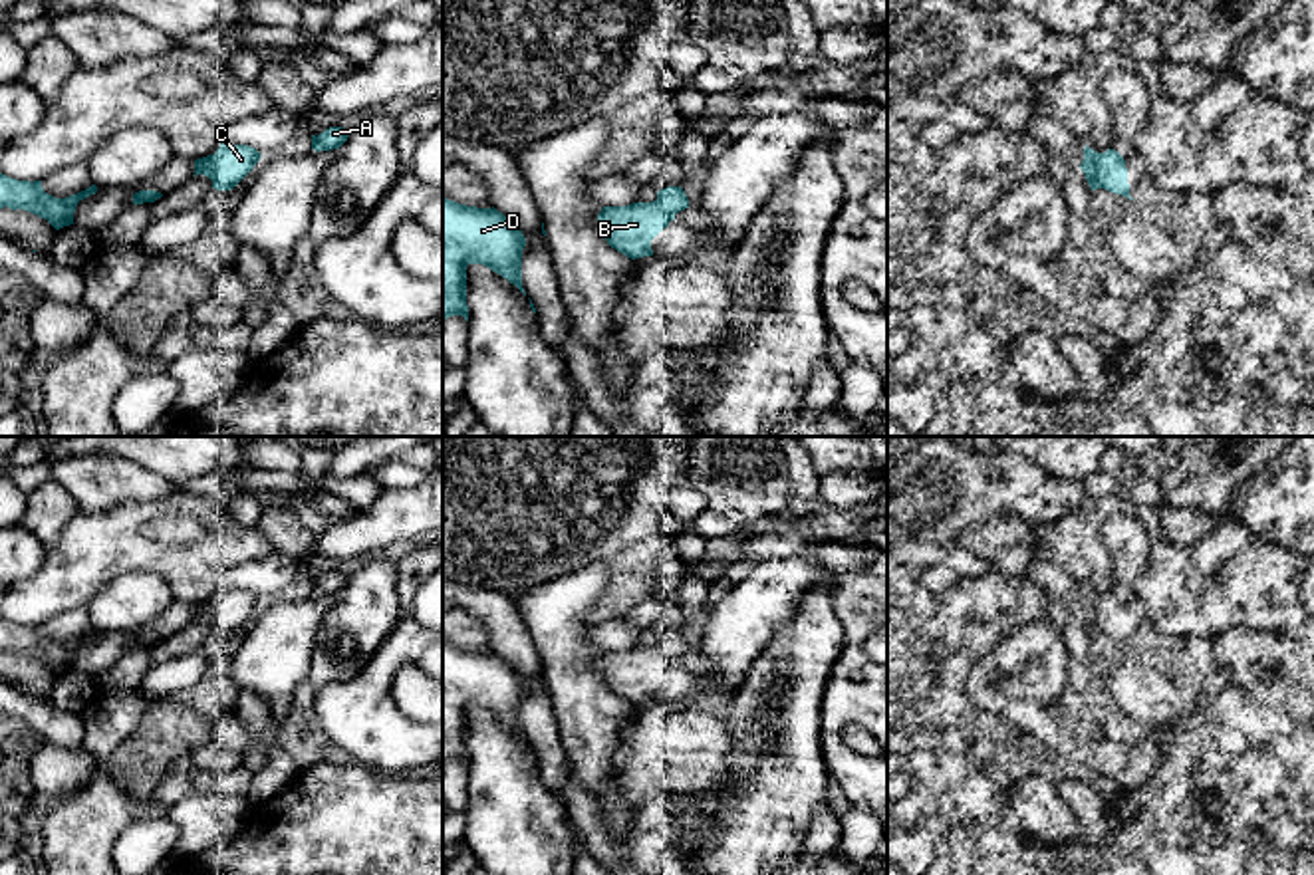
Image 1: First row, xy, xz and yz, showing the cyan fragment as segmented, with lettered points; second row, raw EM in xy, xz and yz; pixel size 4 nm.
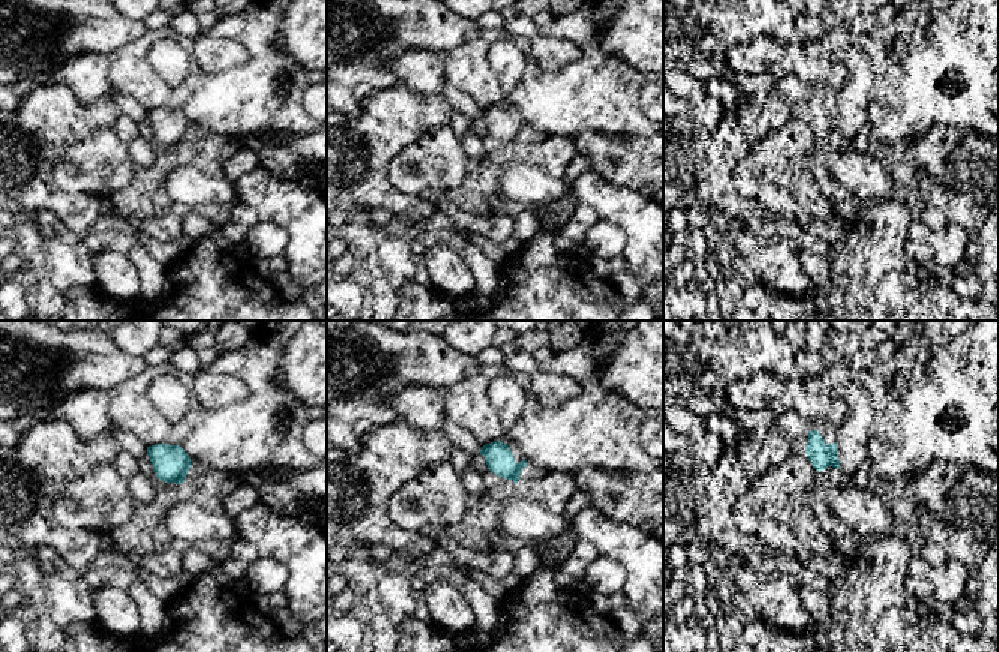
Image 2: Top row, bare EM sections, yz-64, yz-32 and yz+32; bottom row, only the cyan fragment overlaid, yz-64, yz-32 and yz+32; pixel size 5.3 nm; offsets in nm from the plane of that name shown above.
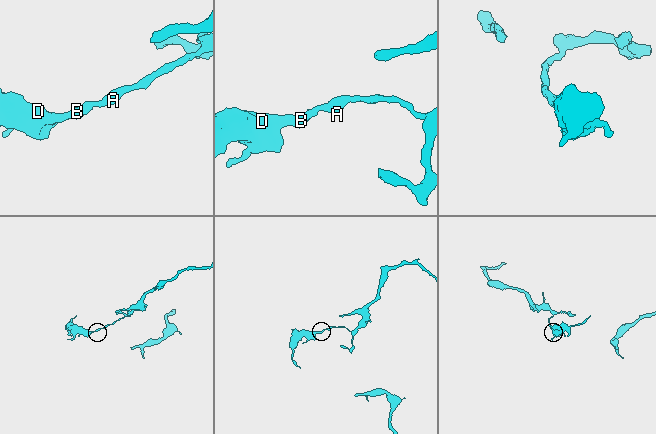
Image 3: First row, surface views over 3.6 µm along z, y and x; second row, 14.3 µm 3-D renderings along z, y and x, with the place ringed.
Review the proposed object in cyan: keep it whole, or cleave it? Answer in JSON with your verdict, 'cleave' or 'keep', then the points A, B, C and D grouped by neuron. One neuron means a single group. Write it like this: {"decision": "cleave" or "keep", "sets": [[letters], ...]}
{"decision": "cleave", "sets": [["A", "C"], ["B", "D"]]}

